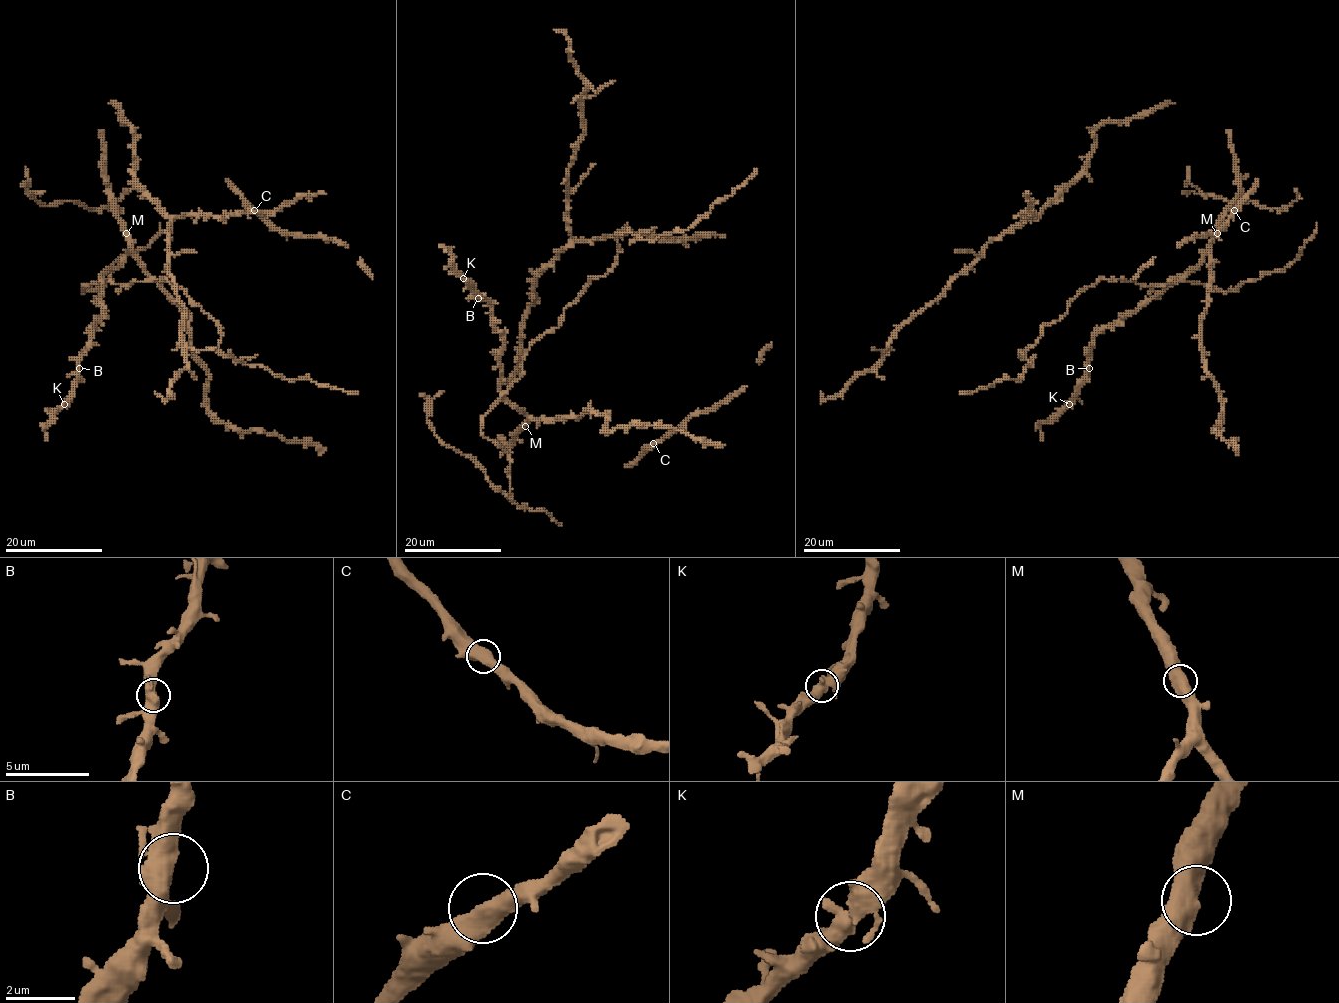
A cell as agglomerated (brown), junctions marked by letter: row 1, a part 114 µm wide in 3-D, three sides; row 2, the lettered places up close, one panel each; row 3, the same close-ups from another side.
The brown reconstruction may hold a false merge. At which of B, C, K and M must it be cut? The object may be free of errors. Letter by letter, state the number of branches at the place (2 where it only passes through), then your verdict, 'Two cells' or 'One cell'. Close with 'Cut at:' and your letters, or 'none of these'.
B: Branches: 2. One cell
C: Branches: 2. One cell
K: Branches: 2. One cell
M: Branches: 2. One cell
Cut at: none of these

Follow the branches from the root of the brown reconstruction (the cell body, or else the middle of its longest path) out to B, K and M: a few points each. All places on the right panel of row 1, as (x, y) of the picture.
B: (1228, 205), (1217, 236), (1203, 259), (1135, 310), (1129, 310), (1118, 321), (1106, 326), (1095, 337), (1089, 368)
K: (1228, 205), (1210, 250), (1196, 266), (1095, 337), (1085, 382), (1069, 404)
M: (1228, 205), (1217, 233)

